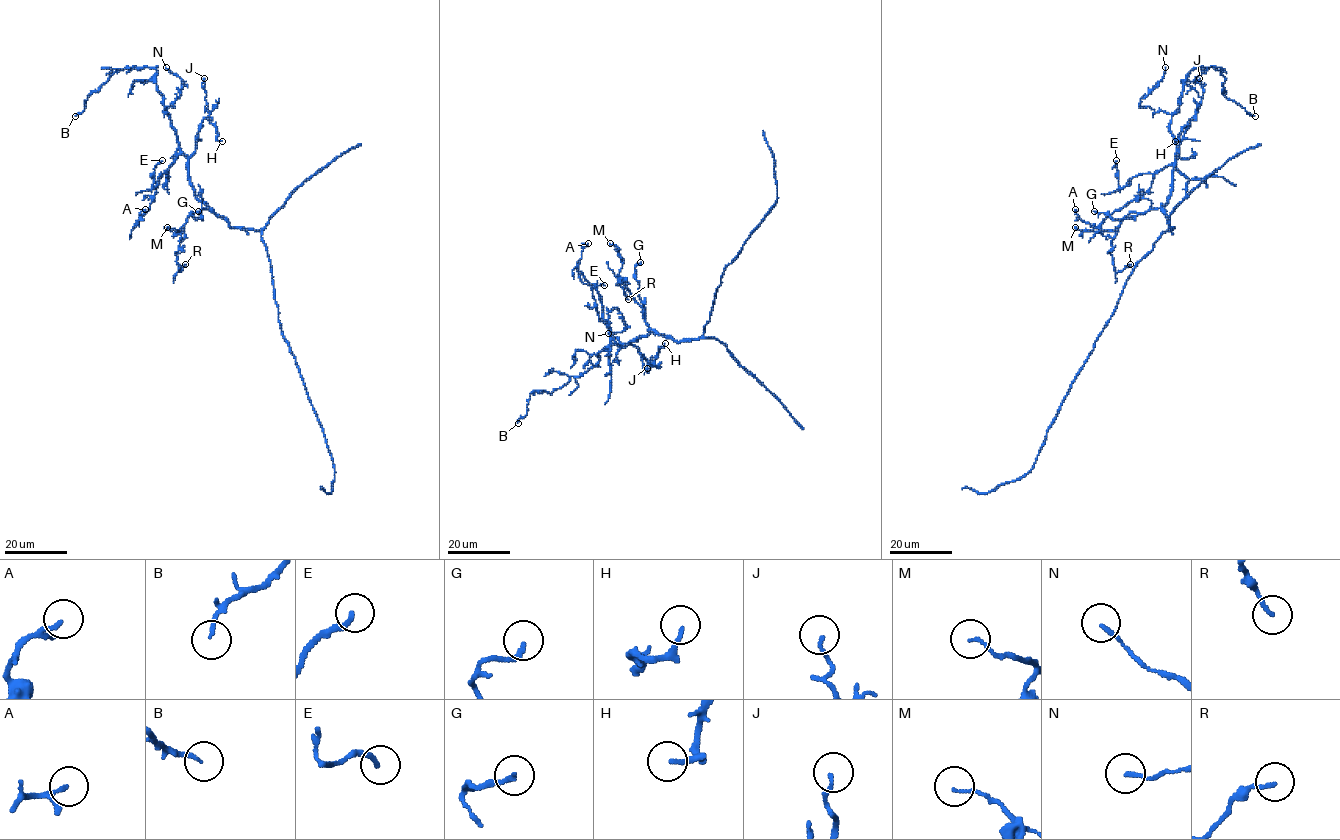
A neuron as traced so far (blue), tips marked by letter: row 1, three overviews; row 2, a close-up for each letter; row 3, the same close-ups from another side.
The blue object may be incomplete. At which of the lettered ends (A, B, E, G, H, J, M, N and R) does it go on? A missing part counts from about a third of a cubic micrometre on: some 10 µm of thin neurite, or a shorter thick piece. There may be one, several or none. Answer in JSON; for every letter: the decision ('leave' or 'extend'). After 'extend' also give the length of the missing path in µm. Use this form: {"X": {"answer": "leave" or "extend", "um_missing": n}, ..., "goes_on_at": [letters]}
{"A": {"answer": "leave"}, "B": {"answer": "leave"}, "E": {"answer": "leave"}, "G": {"answer": "leave"}, "H": {"answer": "leave"}, "J": {"answer": "leave"}, "M": {"answer": "leave"}, "N": {"answer": "leave"}, "R": {"answer": "leave"}, "goes_on_at": []}

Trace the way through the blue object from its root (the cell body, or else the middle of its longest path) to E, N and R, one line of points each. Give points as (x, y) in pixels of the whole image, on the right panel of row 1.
E: (1159, 237), (1173, 228), (1163, 207), (1177, 154), (1173, 164), (1139, 174), (1122, 188), (1116, 160)
N: (1159, 237), (1173, 228), (1163, 207), (1177, 146), (1171, 115), (1142, 106), (1141, 99), (1165, 67)
R: (1159, 237), (1173, 228), (1160, 208), (1128, 214), (1112, 240), (1111, 255), (1116, 271), (1130, 264)

